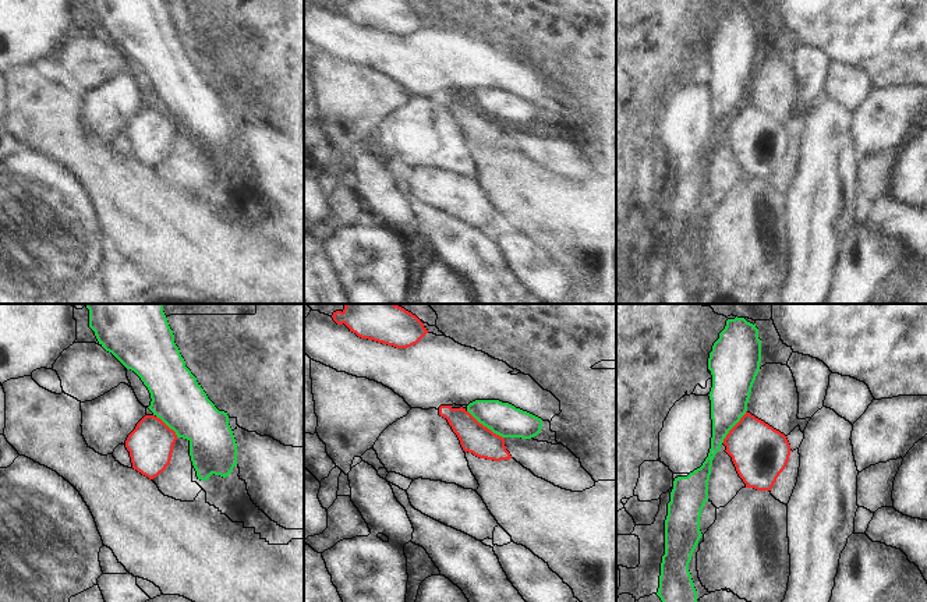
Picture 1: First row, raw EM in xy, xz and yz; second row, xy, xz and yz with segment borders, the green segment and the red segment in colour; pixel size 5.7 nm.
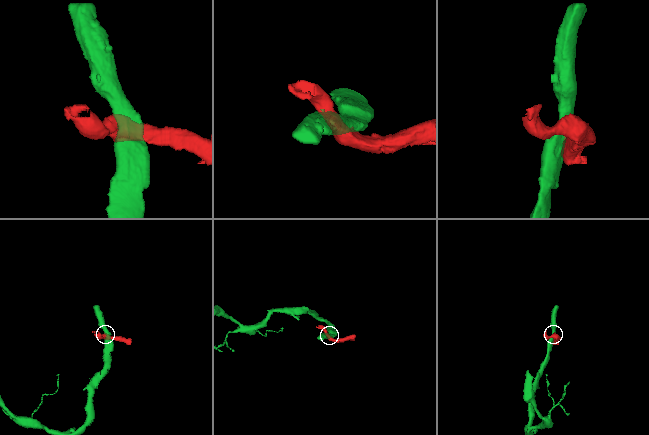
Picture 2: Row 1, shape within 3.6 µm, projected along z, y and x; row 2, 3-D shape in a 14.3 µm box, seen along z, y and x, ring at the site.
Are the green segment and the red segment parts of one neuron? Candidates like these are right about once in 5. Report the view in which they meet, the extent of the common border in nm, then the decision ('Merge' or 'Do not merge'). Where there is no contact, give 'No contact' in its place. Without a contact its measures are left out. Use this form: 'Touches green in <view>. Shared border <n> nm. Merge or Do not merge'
Touches green in xz. Shared border 280 nm. Do not merge.

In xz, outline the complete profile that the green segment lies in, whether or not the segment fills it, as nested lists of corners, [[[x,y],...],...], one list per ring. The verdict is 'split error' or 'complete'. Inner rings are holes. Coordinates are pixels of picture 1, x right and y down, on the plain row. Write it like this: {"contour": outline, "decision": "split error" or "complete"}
{"contour": [[[475,88],[467,99],[502,125],[531,127],[541,120],[542,107],[499,88]]], "decision": "complete"}

